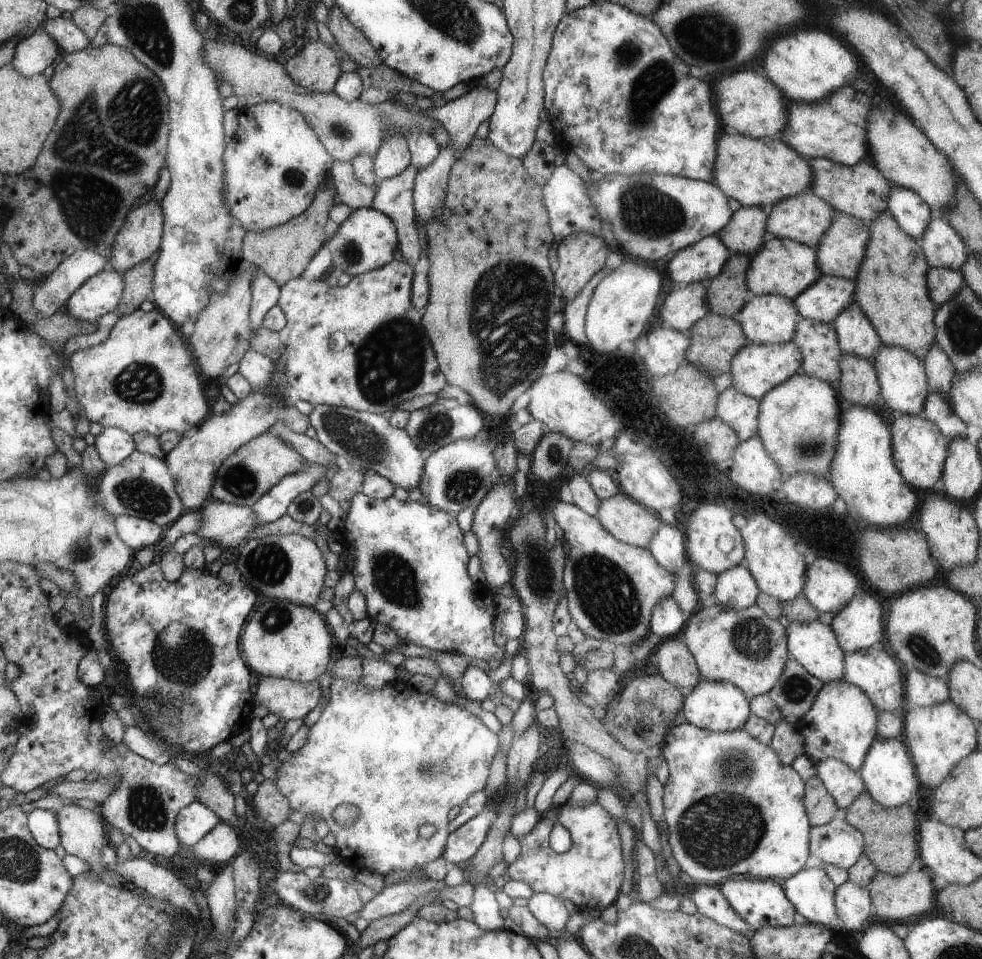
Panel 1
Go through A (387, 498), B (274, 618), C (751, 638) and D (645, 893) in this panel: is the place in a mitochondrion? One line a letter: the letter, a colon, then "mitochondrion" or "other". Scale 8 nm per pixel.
A: other
B: mitochondrion
C: mitochondrion
D: other

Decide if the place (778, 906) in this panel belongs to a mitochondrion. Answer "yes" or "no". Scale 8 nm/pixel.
no

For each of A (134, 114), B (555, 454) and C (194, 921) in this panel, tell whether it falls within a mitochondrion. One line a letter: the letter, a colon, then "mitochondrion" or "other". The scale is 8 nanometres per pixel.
A: mitochondrion
B: mitochondrion
C: other

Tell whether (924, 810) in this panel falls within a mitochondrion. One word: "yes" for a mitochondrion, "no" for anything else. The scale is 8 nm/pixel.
no

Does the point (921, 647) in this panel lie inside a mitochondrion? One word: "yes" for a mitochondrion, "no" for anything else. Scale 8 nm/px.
yes

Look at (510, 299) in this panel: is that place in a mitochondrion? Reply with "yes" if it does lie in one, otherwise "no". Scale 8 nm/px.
yes

